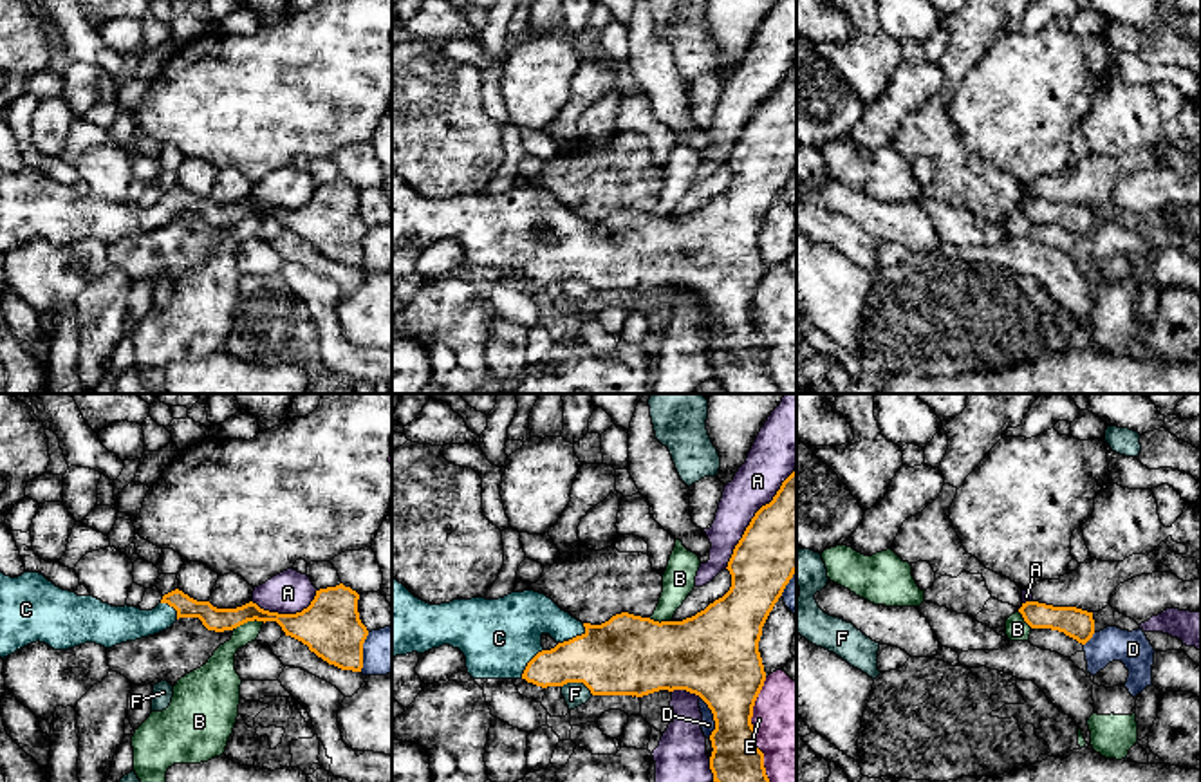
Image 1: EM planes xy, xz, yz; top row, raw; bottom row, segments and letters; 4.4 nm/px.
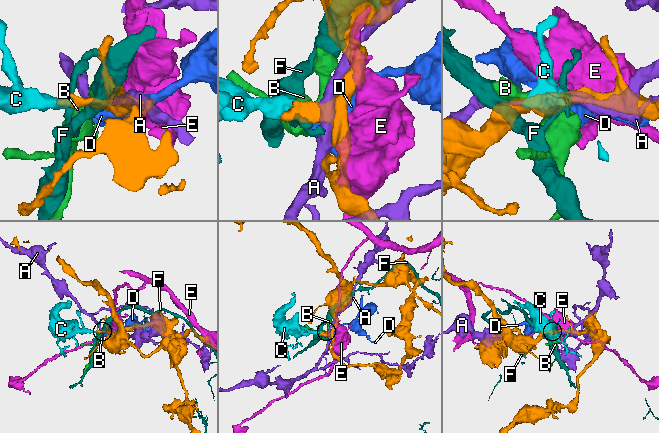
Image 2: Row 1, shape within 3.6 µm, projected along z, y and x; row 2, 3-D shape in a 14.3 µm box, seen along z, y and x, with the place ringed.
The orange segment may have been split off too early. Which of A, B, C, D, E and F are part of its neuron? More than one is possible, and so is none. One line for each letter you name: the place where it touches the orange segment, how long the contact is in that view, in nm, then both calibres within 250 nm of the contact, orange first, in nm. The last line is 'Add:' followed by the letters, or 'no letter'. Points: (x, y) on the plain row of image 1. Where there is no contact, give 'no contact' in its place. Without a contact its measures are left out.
C: contact xz (577, 232); length 150 nm; calibres 360 and 220 nm
Add: C

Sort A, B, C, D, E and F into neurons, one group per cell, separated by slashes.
A / B D / C / E / F

